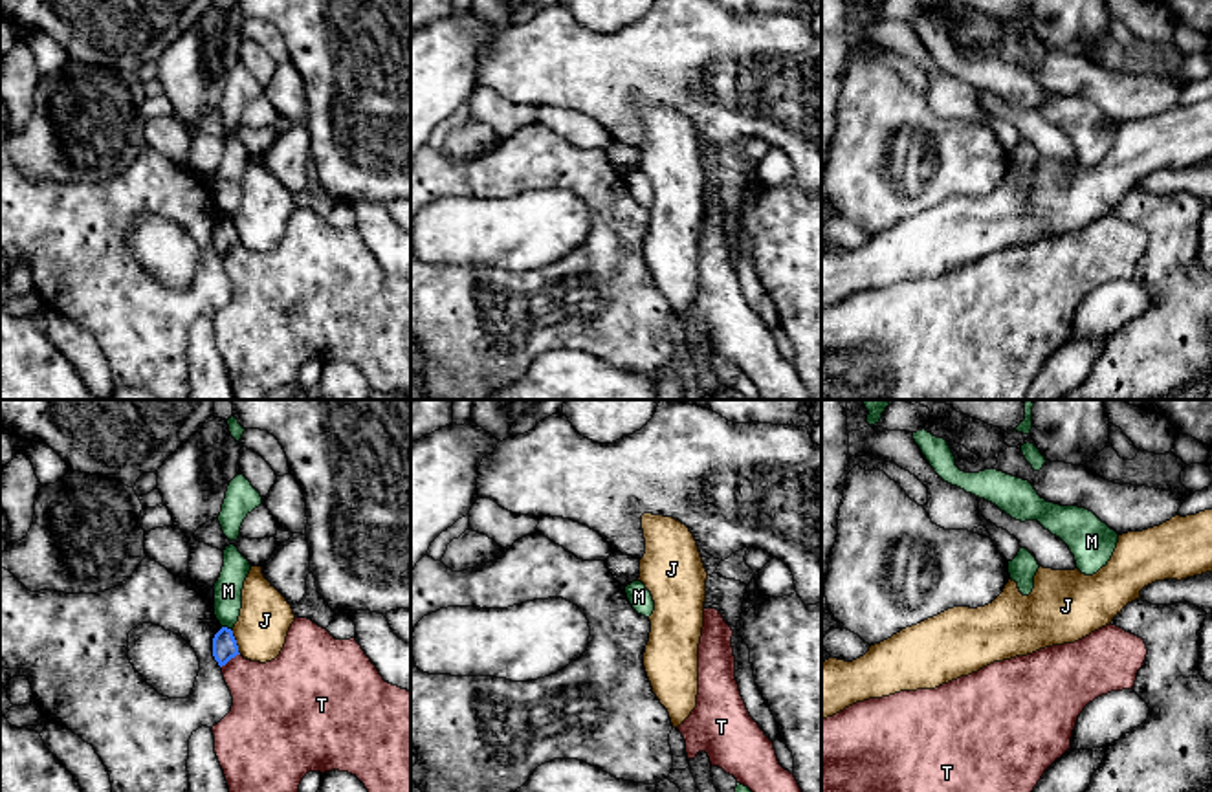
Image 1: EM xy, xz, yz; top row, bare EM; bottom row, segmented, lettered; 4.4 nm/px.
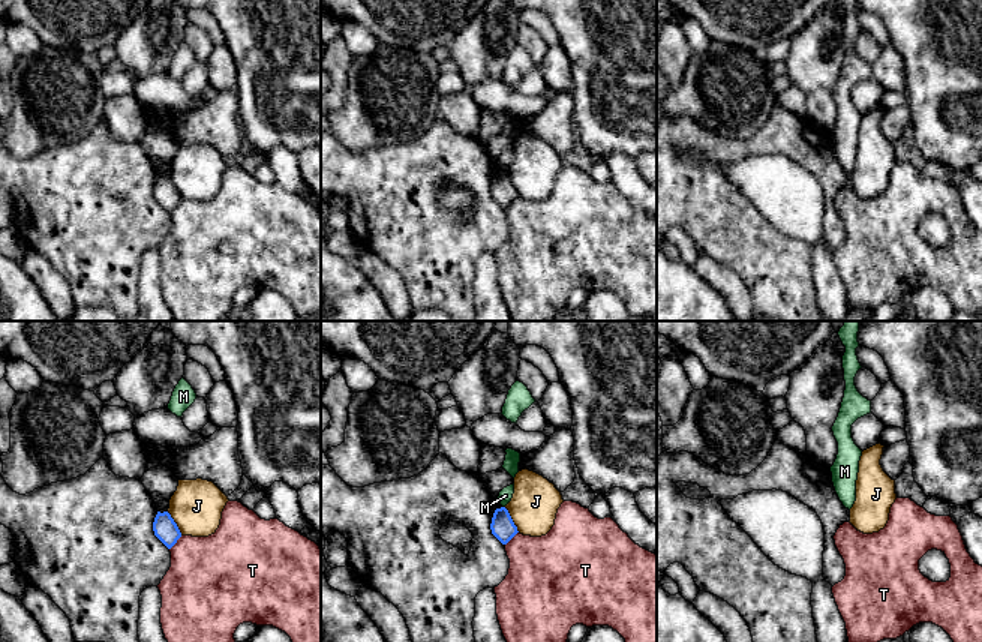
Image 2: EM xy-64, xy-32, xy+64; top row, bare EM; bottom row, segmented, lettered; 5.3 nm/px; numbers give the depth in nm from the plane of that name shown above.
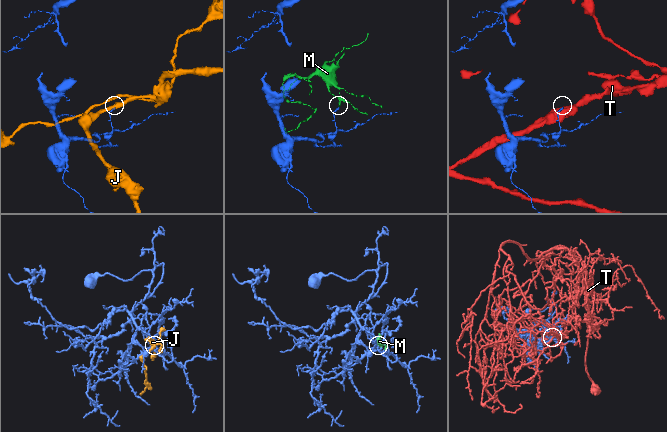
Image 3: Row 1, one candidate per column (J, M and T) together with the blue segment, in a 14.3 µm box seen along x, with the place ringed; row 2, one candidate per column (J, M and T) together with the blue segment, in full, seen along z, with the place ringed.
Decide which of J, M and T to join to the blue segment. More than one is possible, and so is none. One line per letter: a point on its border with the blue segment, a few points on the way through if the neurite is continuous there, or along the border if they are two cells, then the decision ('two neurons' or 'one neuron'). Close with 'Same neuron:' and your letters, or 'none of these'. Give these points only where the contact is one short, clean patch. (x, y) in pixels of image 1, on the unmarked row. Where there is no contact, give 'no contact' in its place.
J: meets blue in xy at (235, 231); two neurons
M: meets blue in xy at (226, 217); border along xy (222, 215), (230, 219); two neurons
T: meets blue in xy at (230, 248); two neurons
Same neuron: none of these

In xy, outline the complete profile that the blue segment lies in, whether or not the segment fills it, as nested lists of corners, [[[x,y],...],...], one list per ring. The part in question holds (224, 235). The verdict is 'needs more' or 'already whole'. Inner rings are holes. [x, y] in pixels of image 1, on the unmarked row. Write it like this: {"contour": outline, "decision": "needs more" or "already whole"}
{"contour": [[[222,216],[215,227],[213,227],[213,246],[218,251],[218,255],[226,255],[231,248],[235,248],[238,242],[237,229],[233,226],[233,220],[227,216]]], "decision": "already whole"}

